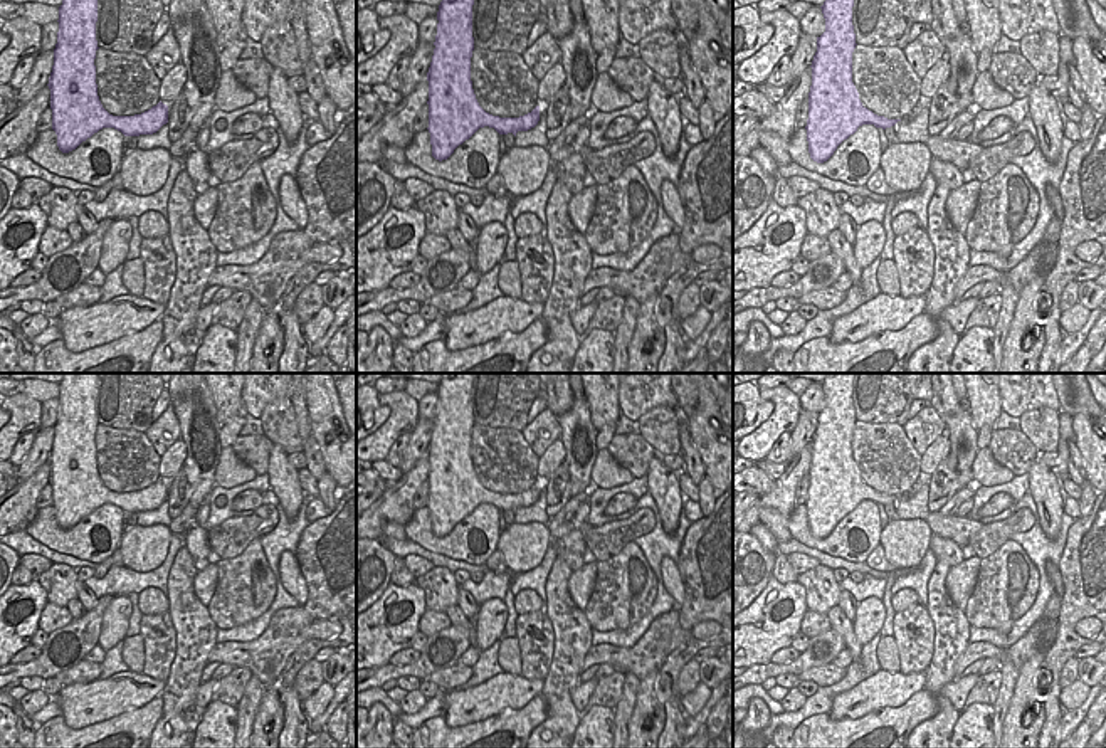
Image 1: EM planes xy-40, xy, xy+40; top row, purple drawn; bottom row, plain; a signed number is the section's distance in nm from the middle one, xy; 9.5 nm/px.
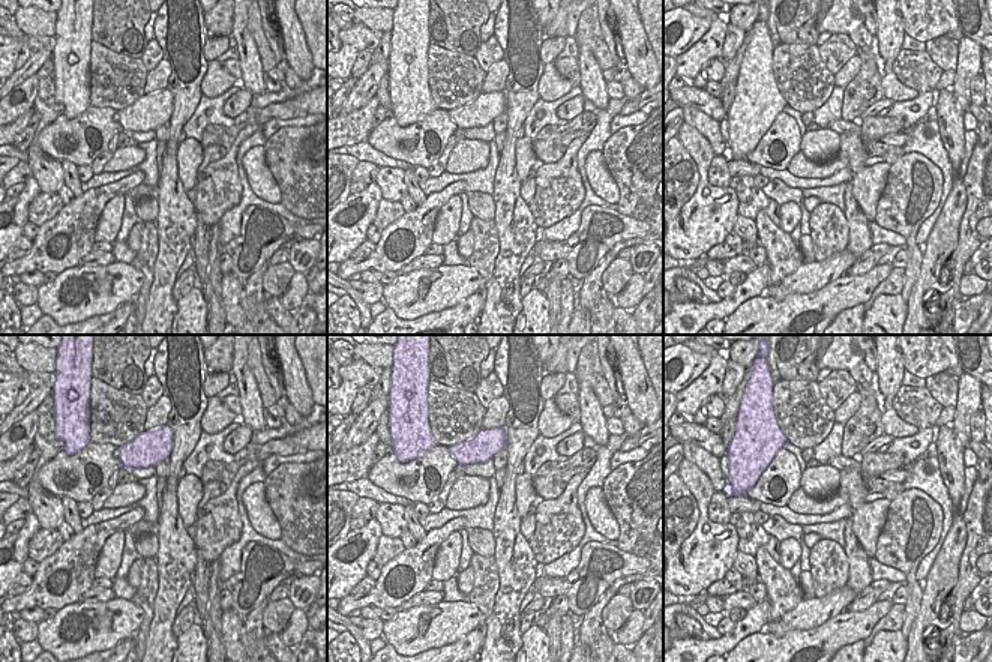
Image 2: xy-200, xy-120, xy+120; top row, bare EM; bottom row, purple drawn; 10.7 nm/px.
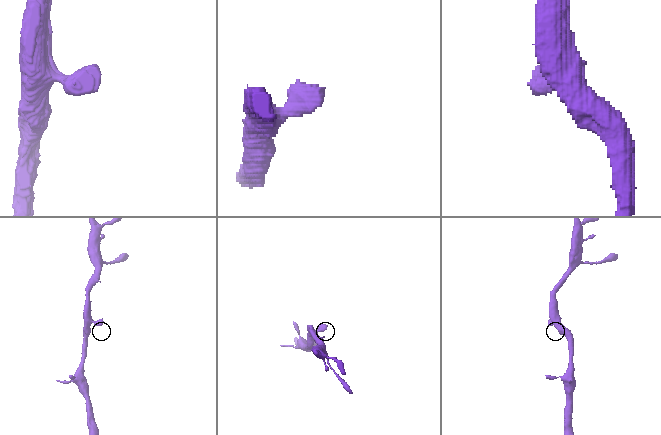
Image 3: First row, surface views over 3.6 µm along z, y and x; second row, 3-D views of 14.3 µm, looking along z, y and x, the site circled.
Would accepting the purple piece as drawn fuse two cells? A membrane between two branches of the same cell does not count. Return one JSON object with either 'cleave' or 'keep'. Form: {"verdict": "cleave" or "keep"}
{"verdict": "keep"}

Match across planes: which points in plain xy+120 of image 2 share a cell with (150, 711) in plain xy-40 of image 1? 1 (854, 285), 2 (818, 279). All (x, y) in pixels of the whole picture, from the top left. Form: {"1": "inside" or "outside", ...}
{"1": "inside", "2": "outside"}

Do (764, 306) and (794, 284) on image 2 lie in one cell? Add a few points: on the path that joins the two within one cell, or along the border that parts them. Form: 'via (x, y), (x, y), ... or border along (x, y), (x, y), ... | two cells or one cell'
border along (809, 291), (787, 294), (782, 299), (763, 294) | two cells

